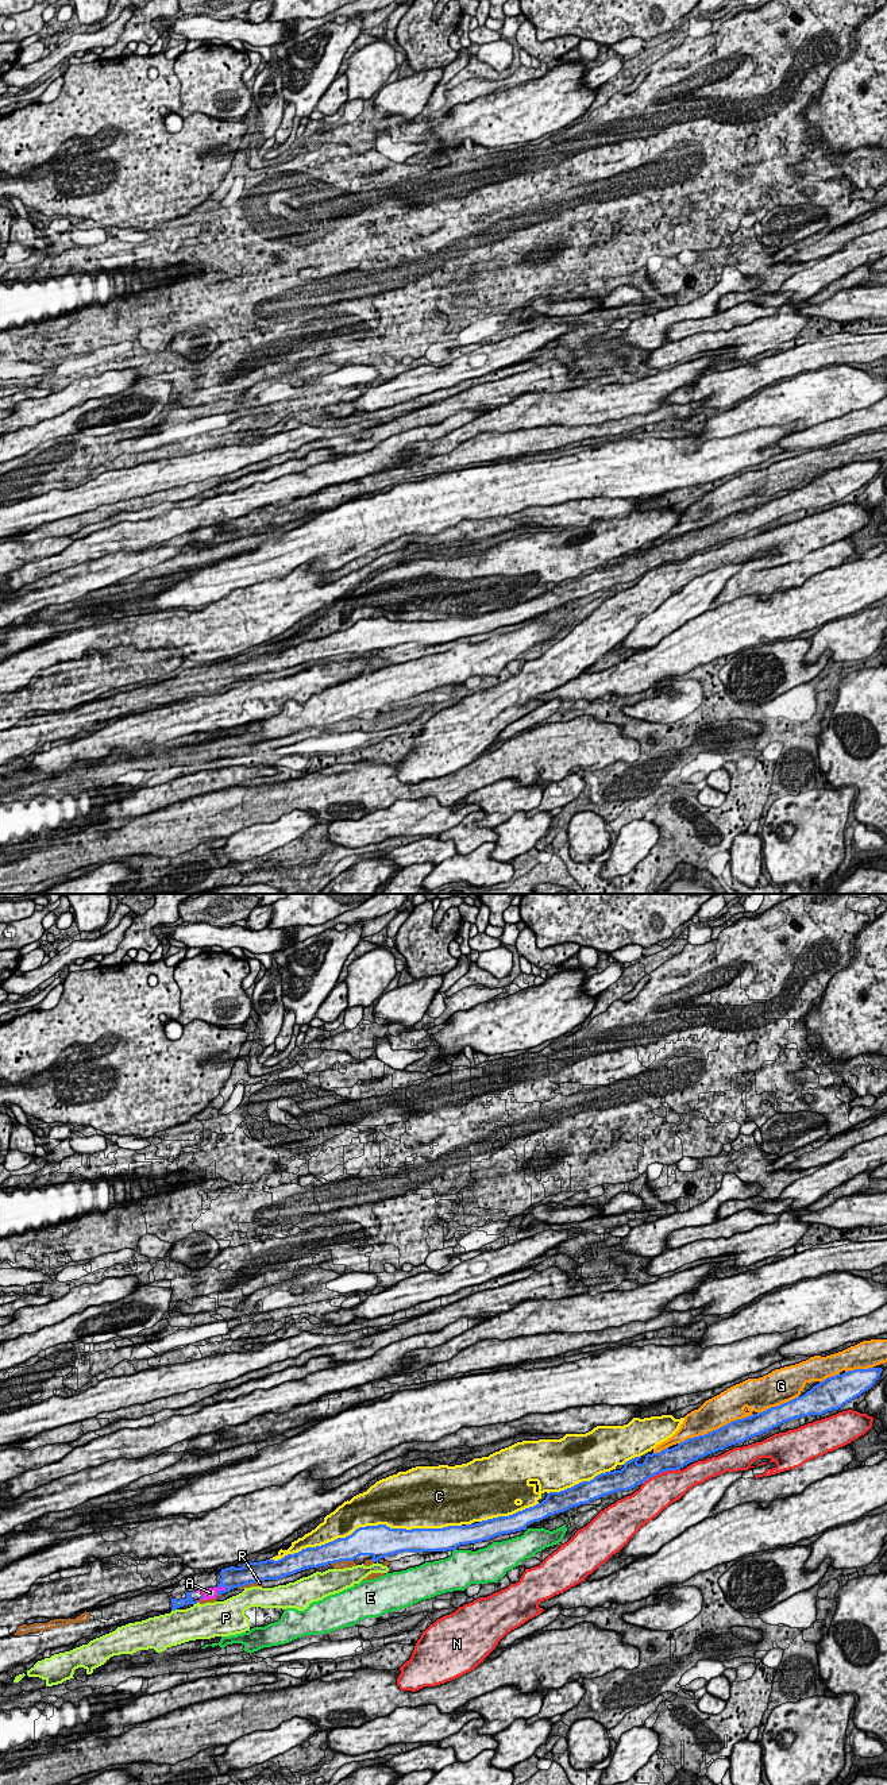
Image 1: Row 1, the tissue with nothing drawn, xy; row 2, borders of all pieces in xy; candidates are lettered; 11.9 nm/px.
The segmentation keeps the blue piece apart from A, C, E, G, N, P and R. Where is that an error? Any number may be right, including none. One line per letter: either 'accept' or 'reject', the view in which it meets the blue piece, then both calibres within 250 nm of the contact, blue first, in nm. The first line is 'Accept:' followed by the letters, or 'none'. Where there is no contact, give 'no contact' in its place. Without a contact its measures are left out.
Accept: A, R
A: accept; meets blue in xy; 260 nm thick on the blue side, 130 nm on the other
C: reject; meets blue in xy; 380 nm thick on the blue side, 420 nm on the other
E: reject; meets blue in xy; 280 nm thick on the blue side, 420 nm on the other
G: reject; meets blue in xy; 260 nm thick on the blue side, 360 nm on the other
N: reject; meets blue in xy; 260 nm thick on the blue side, 400 nm on the other
P: reject; meets blue in xy; 100 nm thick on the blue side, 400 nm on the other
R: accept; meets blue in xy; 280 nm thick on the blue side, 100 nm on the other

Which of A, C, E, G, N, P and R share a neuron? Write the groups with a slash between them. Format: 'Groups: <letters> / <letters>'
Groups: A R / C / E / G / N / P

